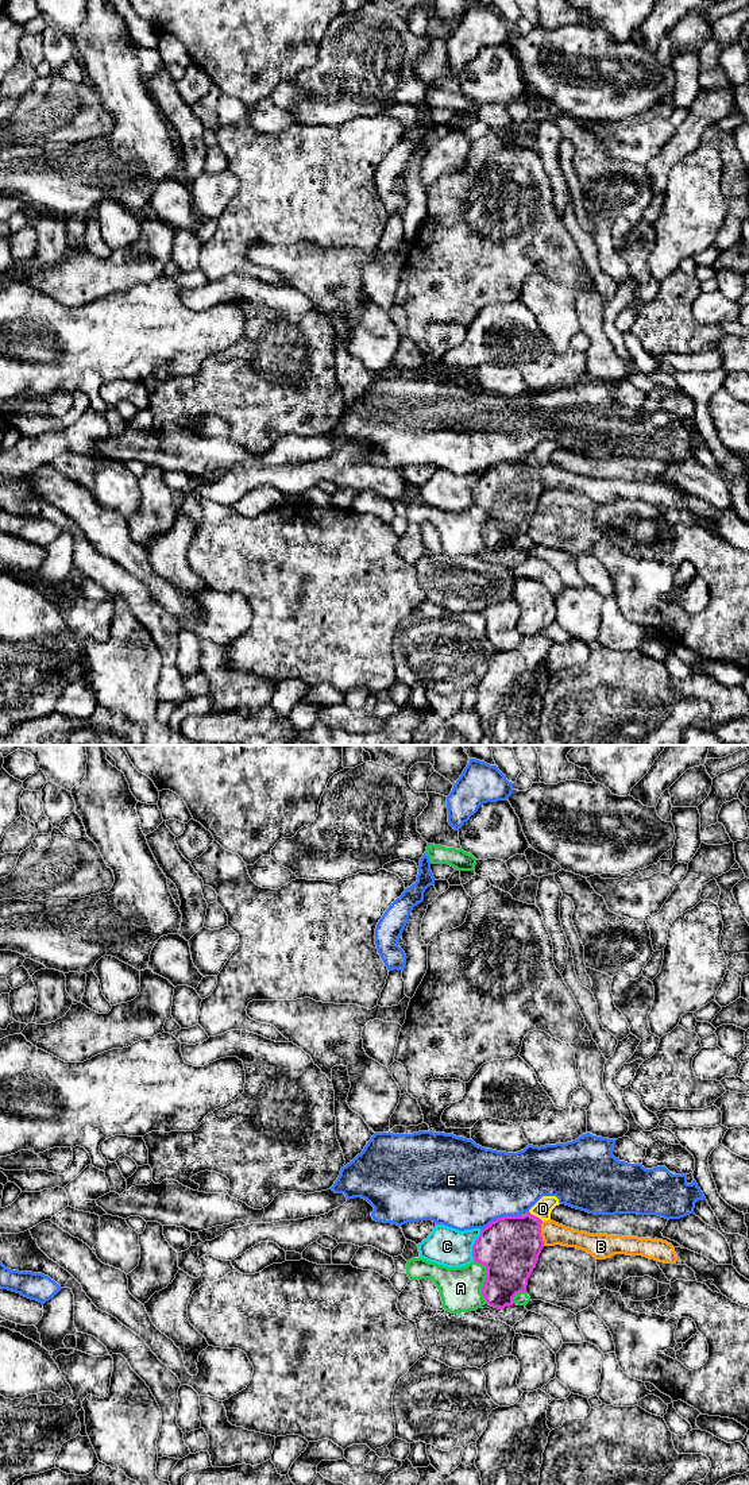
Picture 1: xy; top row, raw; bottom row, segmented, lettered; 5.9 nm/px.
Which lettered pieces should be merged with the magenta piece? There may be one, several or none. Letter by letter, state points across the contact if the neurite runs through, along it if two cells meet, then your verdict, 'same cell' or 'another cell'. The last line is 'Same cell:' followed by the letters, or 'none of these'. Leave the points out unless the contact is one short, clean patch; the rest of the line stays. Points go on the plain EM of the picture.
A: another cell
B: along xy (541, 466), (541, 483), (544, 489) | another cell
C: along xy (481, 474), (473, 490), (473, 504) | another cell
D: across xy (509, 492), (536, 461), (543, 452) | same cell
E: along xy (520, 458), (500, 461), (481, 474) | another cell
Same cell: D

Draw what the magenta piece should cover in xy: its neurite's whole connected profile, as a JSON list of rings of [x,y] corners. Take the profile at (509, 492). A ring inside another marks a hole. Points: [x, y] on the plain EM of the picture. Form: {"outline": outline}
{"outline": [[[543,440],[526,459],[498,462],[480,474],[472,490],[472,501],[474,505],[487,512],[482,539],[489,549],[498,554],[513,549],[516,548],[513,541],[520,536],[526,536],[528,522],[544,491],[541,467],[551,463],[552,454],[559,448],[556,440]]]}

